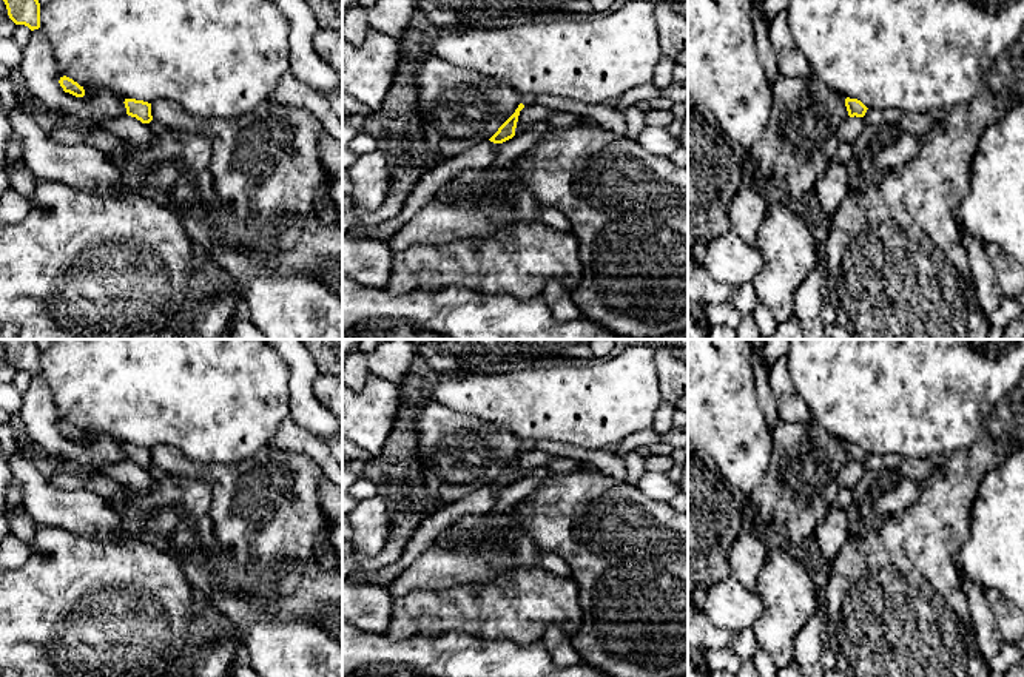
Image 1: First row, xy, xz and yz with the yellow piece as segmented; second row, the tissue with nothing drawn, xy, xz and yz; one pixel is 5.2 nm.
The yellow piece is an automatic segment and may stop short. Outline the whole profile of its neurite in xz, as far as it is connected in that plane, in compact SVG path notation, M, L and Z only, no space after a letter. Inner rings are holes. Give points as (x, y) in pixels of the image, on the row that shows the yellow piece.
M523 103L518 105L515 113L498 128L498 131L489 139L493 143L503 143L515 136L515 128L518 122L520 111L524 108Z

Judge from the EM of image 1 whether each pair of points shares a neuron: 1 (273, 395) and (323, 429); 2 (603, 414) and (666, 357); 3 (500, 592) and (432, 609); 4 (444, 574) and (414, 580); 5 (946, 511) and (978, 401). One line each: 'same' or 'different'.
1: different
2: different
3: same
4: same
5: different

